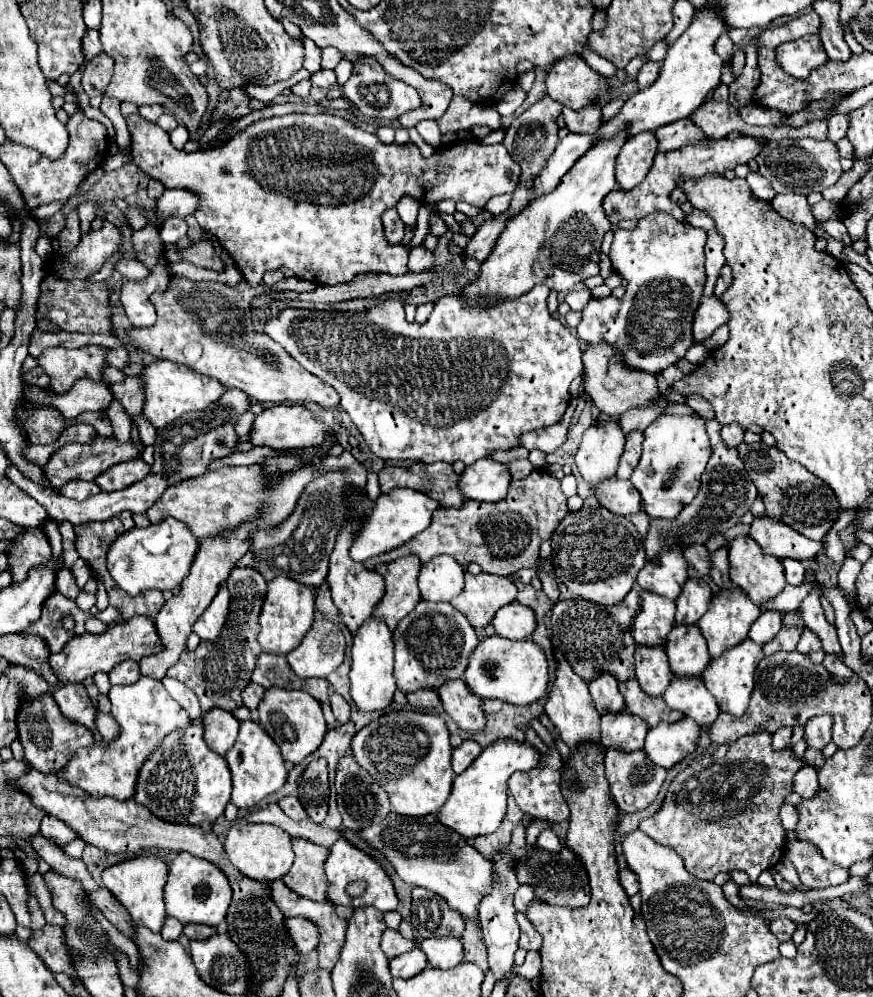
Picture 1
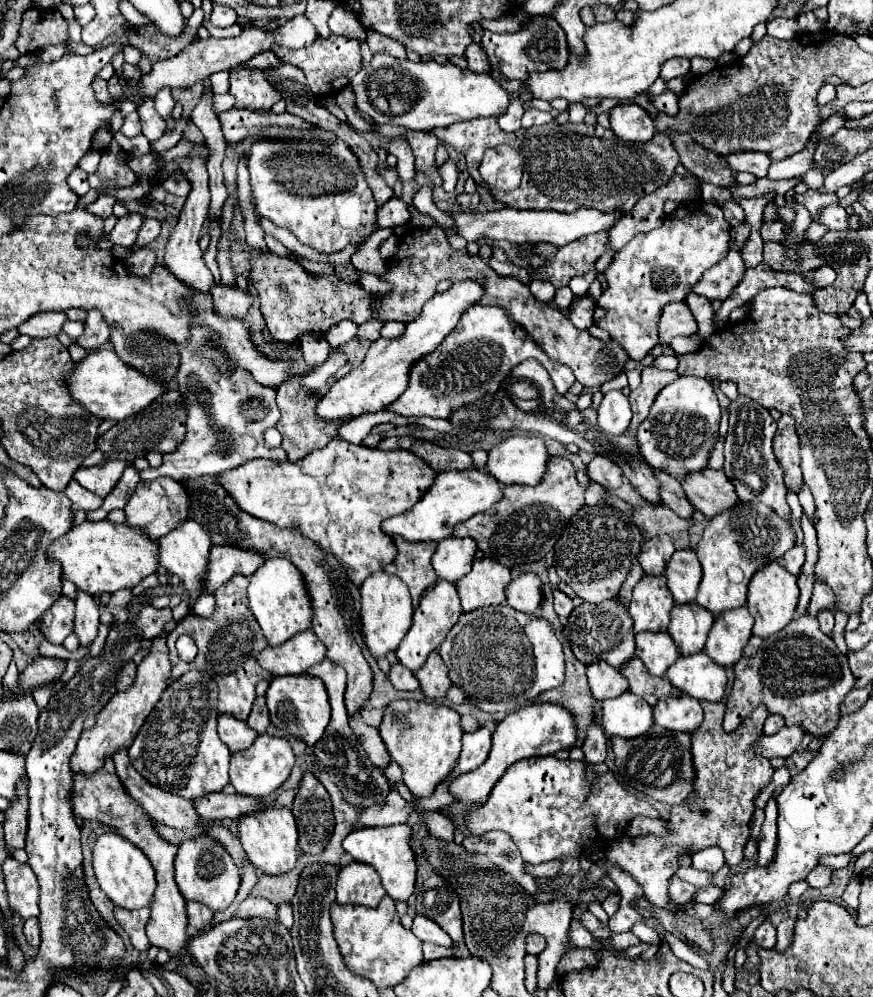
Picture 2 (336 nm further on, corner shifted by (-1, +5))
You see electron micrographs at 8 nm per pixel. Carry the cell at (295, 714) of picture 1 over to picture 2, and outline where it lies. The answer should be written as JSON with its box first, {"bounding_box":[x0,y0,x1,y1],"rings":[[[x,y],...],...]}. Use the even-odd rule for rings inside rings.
{"bounding_box":[265,674,331,746],"rings":[[[307,674],[273,678],[265,698],[267,698],[271,724],[275,728],[279,728],[279,730],[283,730],[295,738],[301,738],[307,746],[315,746],[321,740],[321,736],[329,724],[331,708],[329,708],[325,684],[319,678],[313,678]]]}

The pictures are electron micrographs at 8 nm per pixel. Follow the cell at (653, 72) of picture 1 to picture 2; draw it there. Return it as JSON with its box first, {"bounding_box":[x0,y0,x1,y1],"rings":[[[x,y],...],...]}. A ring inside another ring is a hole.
{"bounding_box":[661,58,689,80],"rings":[[[673,58],[667,60],[661,68],[661,78],[663,80],[671,80],[671,78],[679,78],[685,76],[689,72],[689,58]]]}

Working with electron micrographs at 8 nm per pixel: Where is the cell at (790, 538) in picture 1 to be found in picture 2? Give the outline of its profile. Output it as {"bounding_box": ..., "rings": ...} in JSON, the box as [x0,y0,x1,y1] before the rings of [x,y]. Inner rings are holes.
{"bounding_box":[681,468,741,520],"rings":[[[711,468],[687,476],[681,486],[689,502],[709,520],[711,516],[717,516],[717,512],[723,512],[725,508],[737,506],[741,502],[737,500],[737,492],[733,484],[729,484],[729,478],[723,472],[715,472]]]}

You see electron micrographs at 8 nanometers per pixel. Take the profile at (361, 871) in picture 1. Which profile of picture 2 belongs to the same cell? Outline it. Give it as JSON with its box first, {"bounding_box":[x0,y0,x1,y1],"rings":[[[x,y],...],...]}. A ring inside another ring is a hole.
{"bounding_box":[343,824,417,900],"rings":[[[407,824],[383,826],[383,828],[355,828],[343,840],[343,848],[353,856],[355,862],[369,864],[377,870],[377,874],[383,880],[383,888],[393,900],[409,900],[409,896],[415,890],[415,874],[417,874],[409,838],[411,838],[411,828]]]}

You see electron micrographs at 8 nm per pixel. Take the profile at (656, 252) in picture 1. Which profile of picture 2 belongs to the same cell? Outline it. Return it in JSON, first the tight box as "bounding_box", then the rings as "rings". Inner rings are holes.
{"bounding_box":[593,200,729,360],"rings":[[[703,200],[679,204],[673,214],[665,216],[661,228],[635,236],[625,248],[621,248],[621,252],[613,256],[613,262],[605,270],[607,290],[597,300],[593,316],[595,324],[607,330],[611,338],[625,348],[631,360],[643,360],[651,352],[651,348],[659,344],[657,320],[661,318],[665,304],[669,304],[671,300],[685,300],[687,292],[697,284],[701,274],[719,260],[723,260],[727,252],[729,252],[729,224],[725,222],[723,210],[717,204],[709,204]]]}

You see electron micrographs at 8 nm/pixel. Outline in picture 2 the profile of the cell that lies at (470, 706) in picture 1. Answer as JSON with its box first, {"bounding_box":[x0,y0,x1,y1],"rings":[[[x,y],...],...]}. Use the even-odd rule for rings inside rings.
{"bounding_box":[415,652,451,700],"rings":[[[437,652],[429,654],[427,662],[423,664],[421,670],[415,672],[415,676],[421,684],[423,694],[431,700],[445,698],[447,690],[451,688],[451,680],[447,676],[447,666],[445,666],[445,662],[441,660],[441,656]]]}

